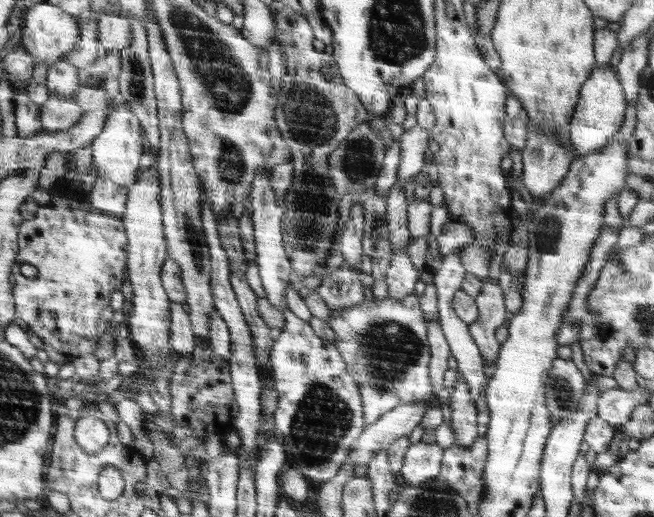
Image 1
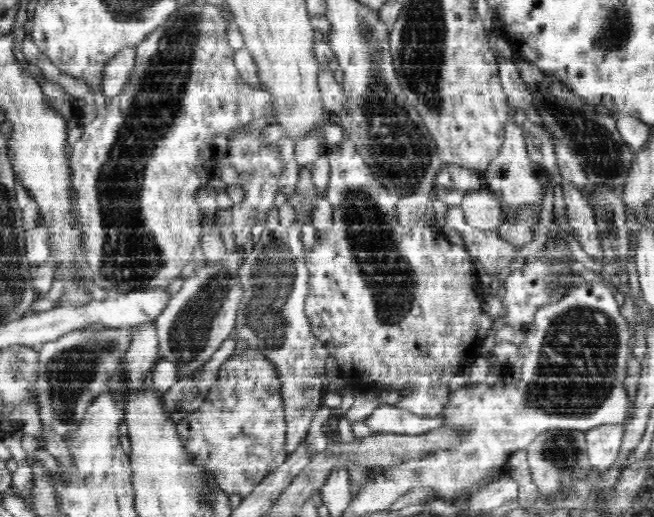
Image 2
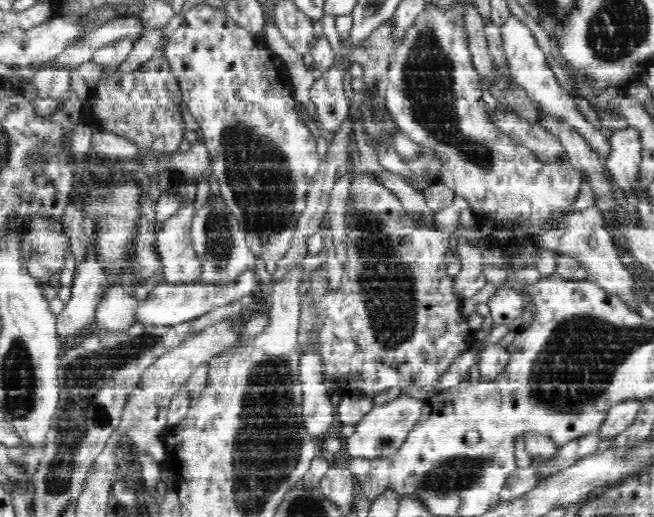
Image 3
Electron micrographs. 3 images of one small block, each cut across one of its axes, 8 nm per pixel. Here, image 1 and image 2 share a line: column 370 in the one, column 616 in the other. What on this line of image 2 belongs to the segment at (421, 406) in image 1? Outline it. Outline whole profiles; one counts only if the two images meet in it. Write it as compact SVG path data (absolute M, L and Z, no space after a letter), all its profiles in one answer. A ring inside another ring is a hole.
M600 426L585 431L587 455L591 467L598 473L605 473L617 461L622 448L624 428L616 426Z

